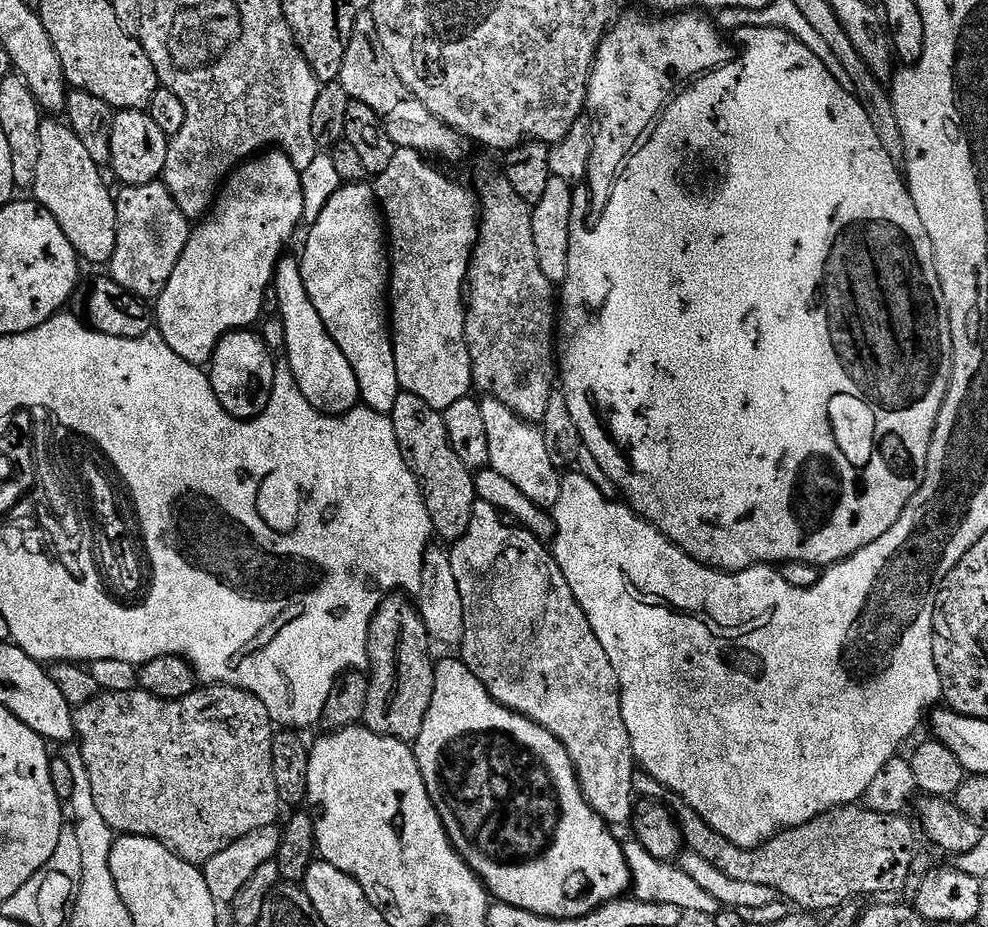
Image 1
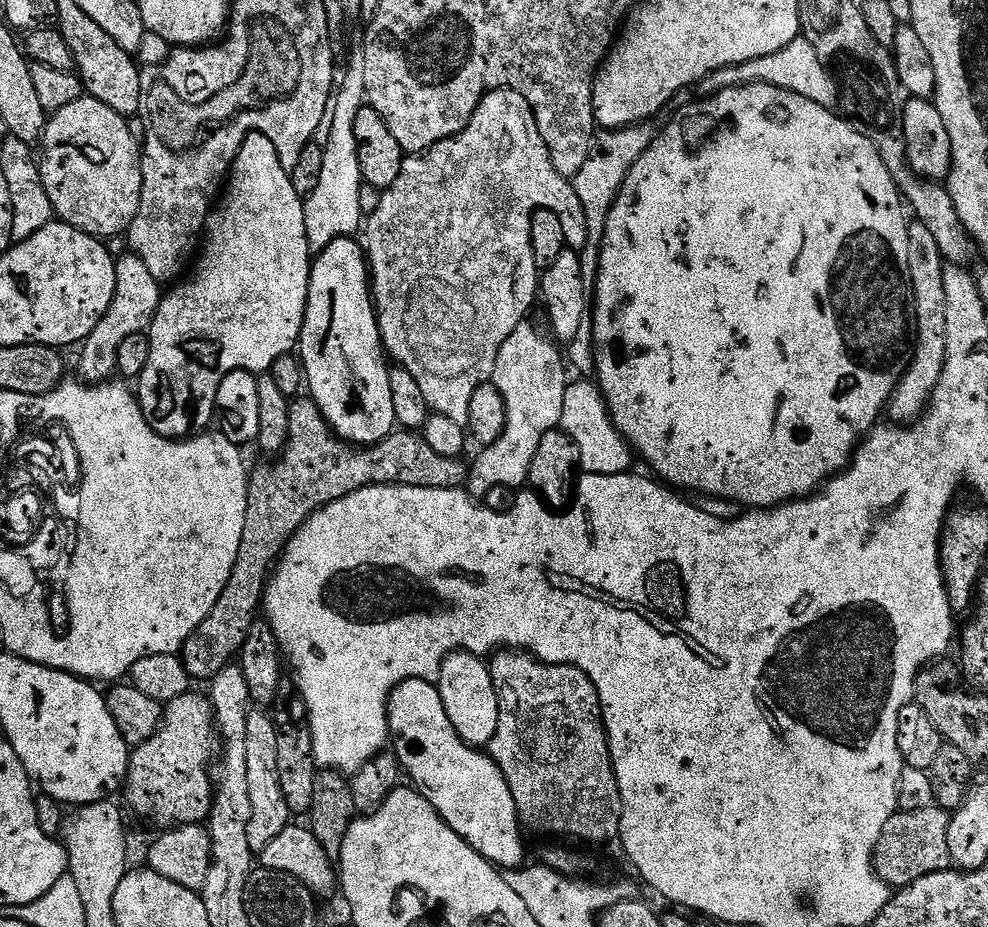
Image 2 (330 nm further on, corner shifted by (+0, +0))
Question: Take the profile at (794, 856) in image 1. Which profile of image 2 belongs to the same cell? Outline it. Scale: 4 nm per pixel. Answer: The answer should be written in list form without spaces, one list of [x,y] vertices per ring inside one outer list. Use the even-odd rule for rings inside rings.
[[[939,806],[909,812],[896,811],[884,823],[882,838],[878,838],[878,846],[872,855],[876,880],[903,886],[926,874],[945,871],[952,864],[950,842],[946,842],[949,819],[949,813]]]

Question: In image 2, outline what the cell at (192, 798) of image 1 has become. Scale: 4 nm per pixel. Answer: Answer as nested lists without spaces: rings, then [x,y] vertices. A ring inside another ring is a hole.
[[[189,690],[186,694],[174,698],[164,705],[164,720],[160,723],[158,731],[149,740],[131,749],[126,777],[129,806],[142,819],[153,820],[154,823],[161,824],[159,827],[164,830],[182,824],[199,824],[207,821],[212,812],[214,795],[214,780],[210,775],[210,769],[213,767],[217,752],[218,724],[214,719],[211,699],[207,695],[199,696],[196,690]]]

